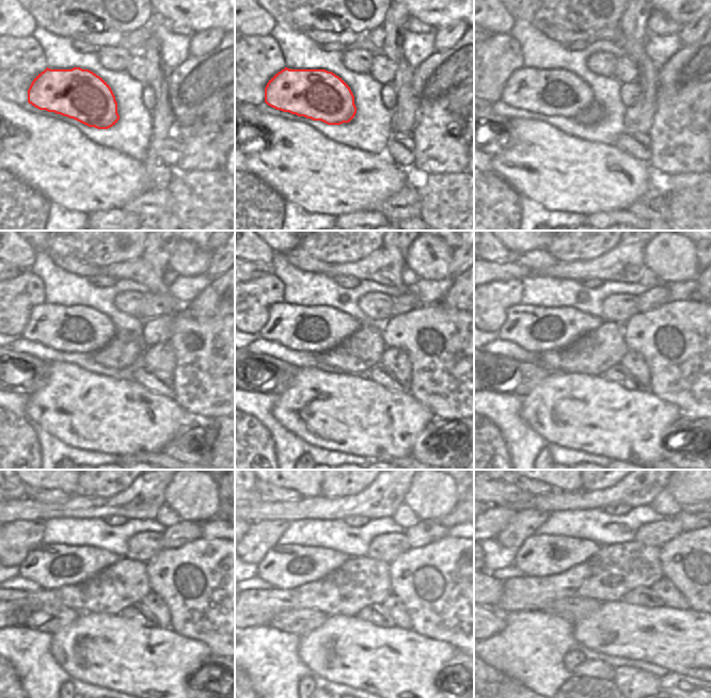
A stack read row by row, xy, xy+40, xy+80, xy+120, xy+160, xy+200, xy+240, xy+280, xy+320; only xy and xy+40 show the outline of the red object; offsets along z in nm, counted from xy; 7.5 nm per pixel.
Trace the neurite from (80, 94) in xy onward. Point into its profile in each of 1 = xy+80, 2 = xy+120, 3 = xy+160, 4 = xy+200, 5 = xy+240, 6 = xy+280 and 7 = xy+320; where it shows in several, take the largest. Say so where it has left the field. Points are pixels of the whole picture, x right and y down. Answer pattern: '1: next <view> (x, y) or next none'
1: next xy+80 (550, 92)
2: next xy+120 (72, 329)
3: next xy+160 (313, 329)
4: next xy+200 (536, 329)
5: next xy+240 (51, 566)
6: next xy+280 (284, 567)
7: next xy+320 (540, 555)

